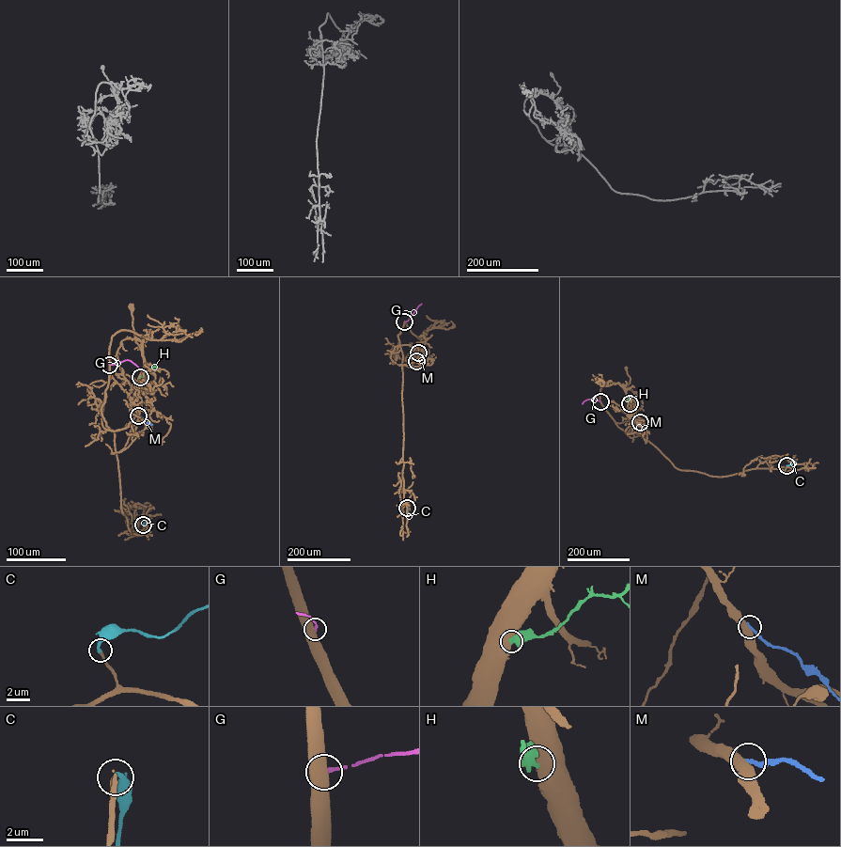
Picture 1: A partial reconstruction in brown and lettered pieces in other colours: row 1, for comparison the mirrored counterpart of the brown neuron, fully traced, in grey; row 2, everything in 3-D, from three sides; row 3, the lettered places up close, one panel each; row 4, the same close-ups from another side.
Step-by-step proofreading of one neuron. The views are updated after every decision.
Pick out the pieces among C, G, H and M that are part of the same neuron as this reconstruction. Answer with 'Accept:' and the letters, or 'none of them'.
Accept: C

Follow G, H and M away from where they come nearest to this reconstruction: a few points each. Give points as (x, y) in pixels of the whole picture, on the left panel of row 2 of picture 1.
G: (109, 365), (127, 360), (140, 368)
H: (140, 377), (154, 366), (157, 368)
M: (138, 415), (152, 424)

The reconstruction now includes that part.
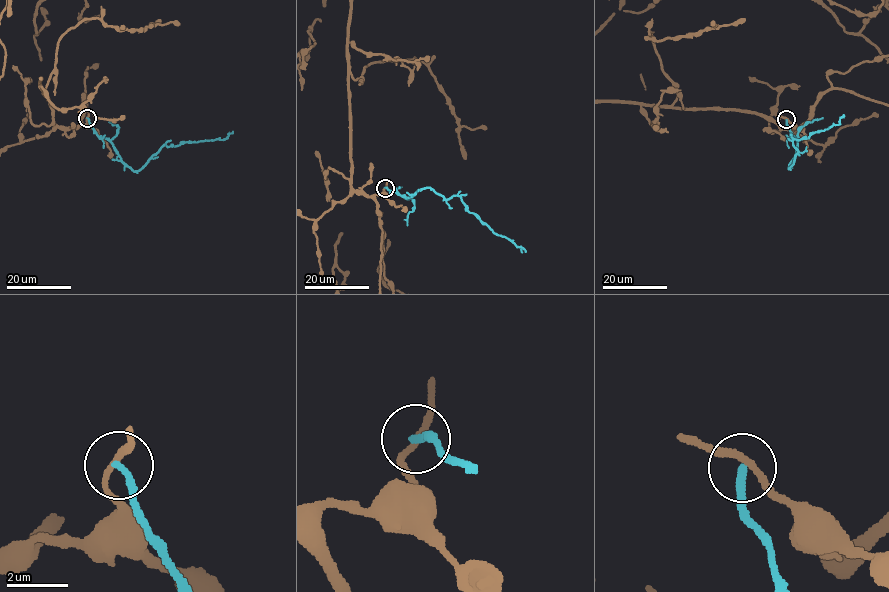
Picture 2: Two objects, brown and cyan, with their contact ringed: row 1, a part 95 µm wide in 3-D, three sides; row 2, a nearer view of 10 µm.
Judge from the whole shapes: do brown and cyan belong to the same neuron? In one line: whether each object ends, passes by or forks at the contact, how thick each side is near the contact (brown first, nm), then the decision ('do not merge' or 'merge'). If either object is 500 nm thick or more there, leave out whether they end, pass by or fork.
brown passes by; cyan ends there; 200 nm thick on the brown side, 240 nm on the other; do not merge

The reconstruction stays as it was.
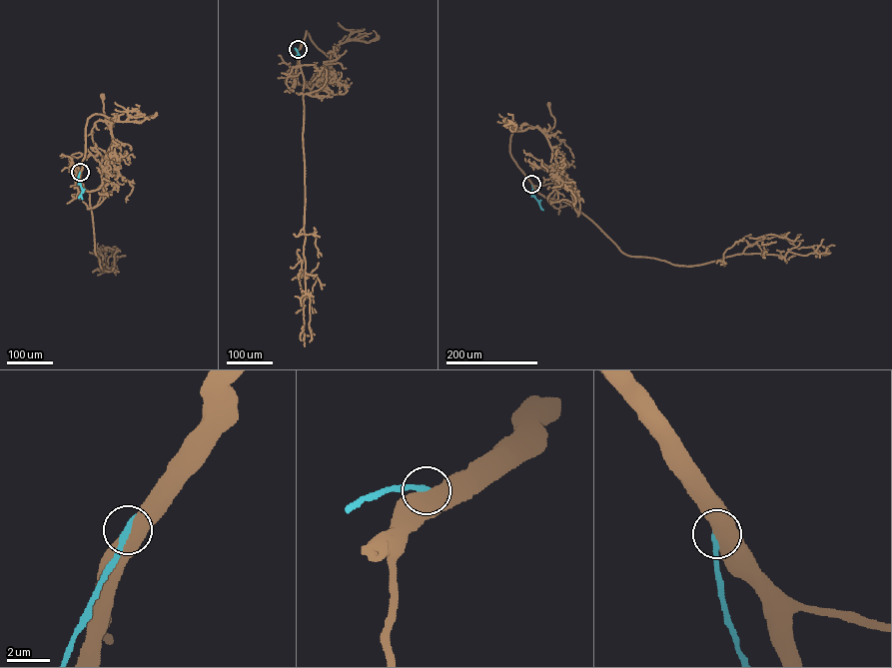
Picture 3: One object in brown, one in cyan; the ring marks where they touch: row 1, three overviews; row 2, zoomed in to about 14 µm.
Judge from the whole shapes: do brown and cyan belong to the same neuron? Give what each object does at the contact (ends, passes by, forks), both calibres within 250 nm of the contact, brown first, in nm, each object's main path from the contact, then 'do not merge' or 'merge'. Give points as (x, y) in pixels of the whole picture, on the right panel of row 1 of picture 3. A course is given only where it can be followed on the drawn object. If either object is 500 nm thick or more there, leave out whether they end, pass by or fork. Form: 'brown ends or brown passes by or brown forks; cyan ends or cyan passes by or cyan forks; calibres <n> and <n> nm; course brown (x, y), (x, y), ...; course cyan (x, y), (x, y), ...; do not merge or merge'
calibres 550 and 340 nm; course brown (531, 184), (511, 156), (510, 137), (514, 131), (528, 125), (547, 136), (554, 121), (548, 104); course cyan (531, 184), (532, 194), (543, 210); do not merge

